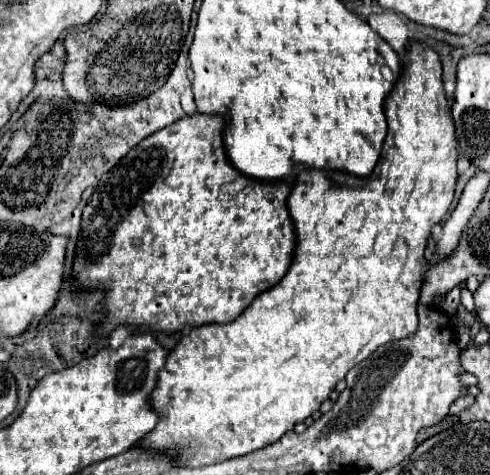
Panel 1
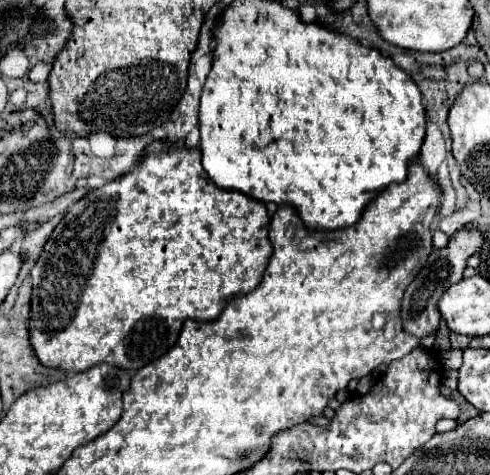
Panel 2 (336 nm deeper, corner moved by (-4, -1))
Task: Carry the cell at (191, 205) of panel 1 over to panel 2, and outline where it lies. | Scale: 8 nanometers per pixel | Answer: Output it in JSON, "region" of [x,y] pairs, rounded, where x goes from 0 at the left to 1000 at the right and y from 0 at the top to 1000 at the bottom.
{"region":[[[318,295],[298,307],[294,328],[282,337],[282,349],[273,349],[261,366],[212,387],[192,404],[180,404],[167,421],[159,421],[151,434],[139,438],[131,463],[106,488],[102,505],[90,518],[90,531],[82,535],[73,560],[61,573],[65,602],[69,602],[65,661],[61,661],[65,733],[73,737],[73,749],[82,754],[82,762],[90,762],[90,771],[131,775],[139,783],[171,783],[196,766],[216,762],[216,766],[249,771],[265,783],[278,783],[302,762],[314,762],[318,754],[339,745],[359,724],[371,682],[380,674],[433,678],[449,665],[469,623],[506,619],[531,598],[535,577],[547,560],[547,547],[555,539],[555,514],[547,505],[551,451],[535,425],[494,404],[441,396],[441,387],[424,375],[424,366],[416,366],[416,354],[404,341],[404,328],[408,328],[404,312],[380,312],[380,307],[343,303],[339,295]]]}

